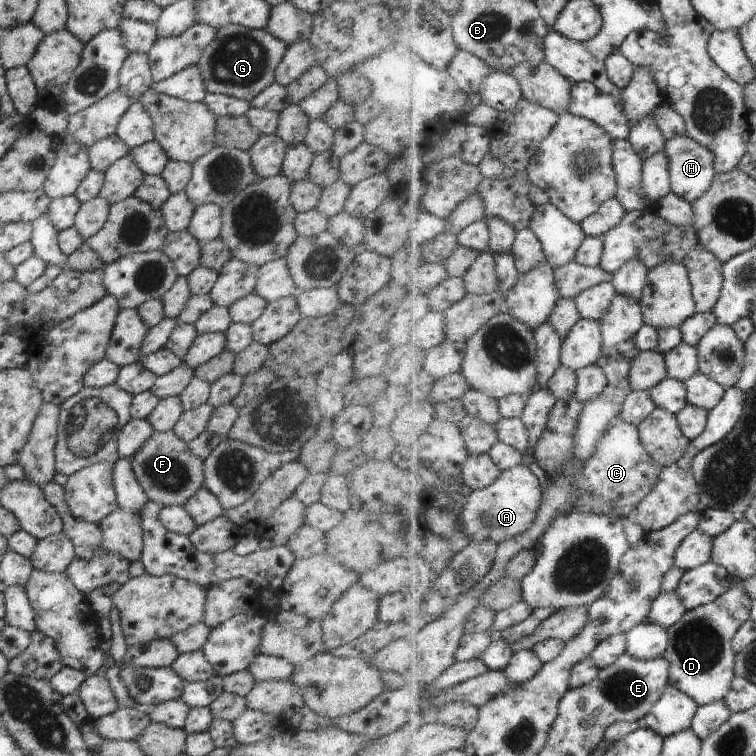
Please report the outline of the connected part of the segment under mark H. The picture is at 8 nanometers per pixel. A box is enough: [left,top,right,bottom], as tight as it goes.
[667,135,717,203]

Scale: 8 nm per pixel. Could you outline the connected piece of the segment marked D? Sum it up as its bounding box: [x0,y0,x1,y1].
[665,580,754,706]

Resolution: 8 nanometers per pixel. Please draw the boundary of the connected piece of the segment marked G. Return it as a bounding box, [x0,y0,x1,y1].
[198,25,287,102]

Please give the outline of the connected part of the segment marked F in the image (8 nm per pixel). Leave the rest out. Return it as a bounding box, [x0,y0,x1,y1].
[131,430,203,507]

